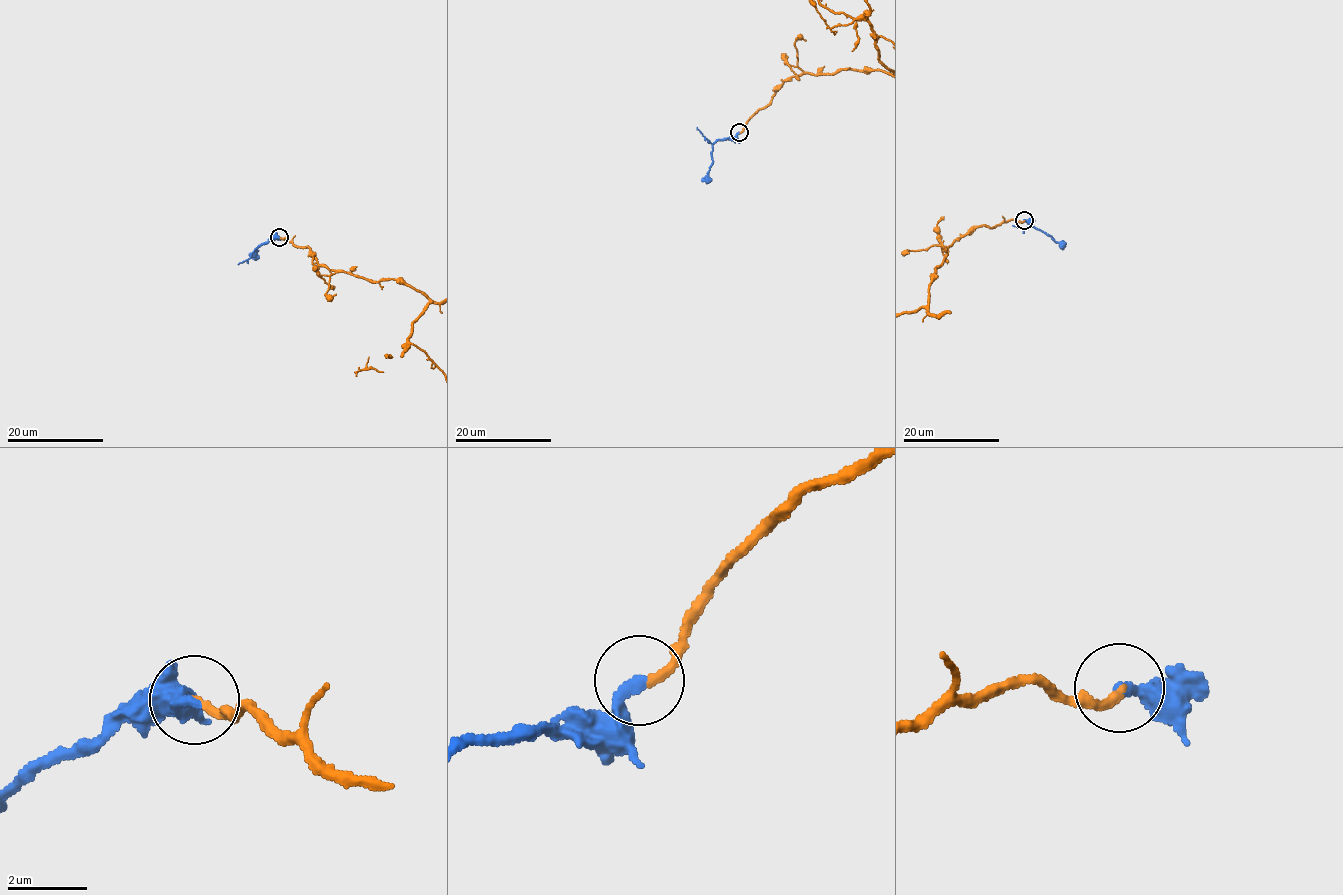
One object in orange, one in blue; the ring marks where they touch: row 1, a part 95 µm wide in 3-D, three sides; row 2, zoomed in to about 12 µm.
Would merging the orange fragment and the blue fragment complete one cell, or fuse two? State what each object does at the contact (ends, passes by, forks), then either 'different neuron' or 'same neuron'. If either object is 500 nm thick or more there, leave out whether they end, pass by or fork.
orange ends there; blue ends there; same neuron

